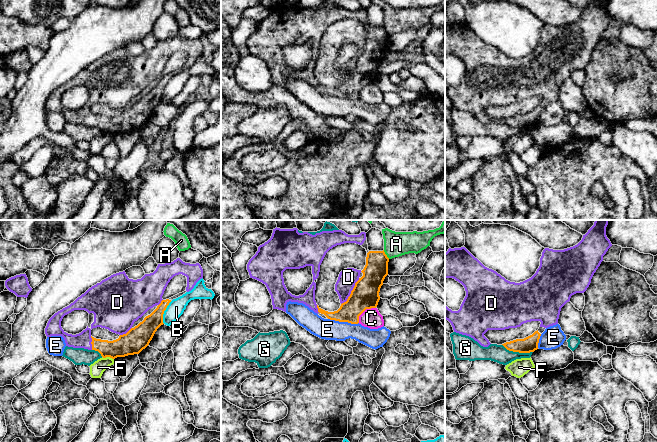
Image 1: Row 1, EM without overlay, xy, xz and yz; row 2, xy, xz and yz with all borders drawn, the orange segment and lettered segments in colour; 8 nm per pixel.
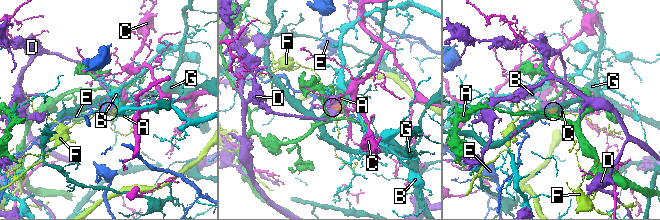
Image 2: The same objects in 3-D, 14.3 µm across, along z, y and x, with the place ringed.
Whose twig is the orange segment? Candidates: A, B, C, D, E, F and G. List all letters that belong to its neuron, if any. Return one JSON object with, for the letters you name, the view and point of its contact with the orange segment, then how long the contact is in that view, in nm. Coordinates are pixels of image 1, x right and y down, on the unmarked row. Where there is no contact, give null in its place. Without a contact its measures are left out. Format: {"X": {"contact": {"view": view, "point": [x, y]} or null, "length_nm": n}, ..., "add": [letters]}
{"D": {"contact": {"view": "xz", "point": [351, 68]}, "length_nm": 260}, "add": ["D"]}

